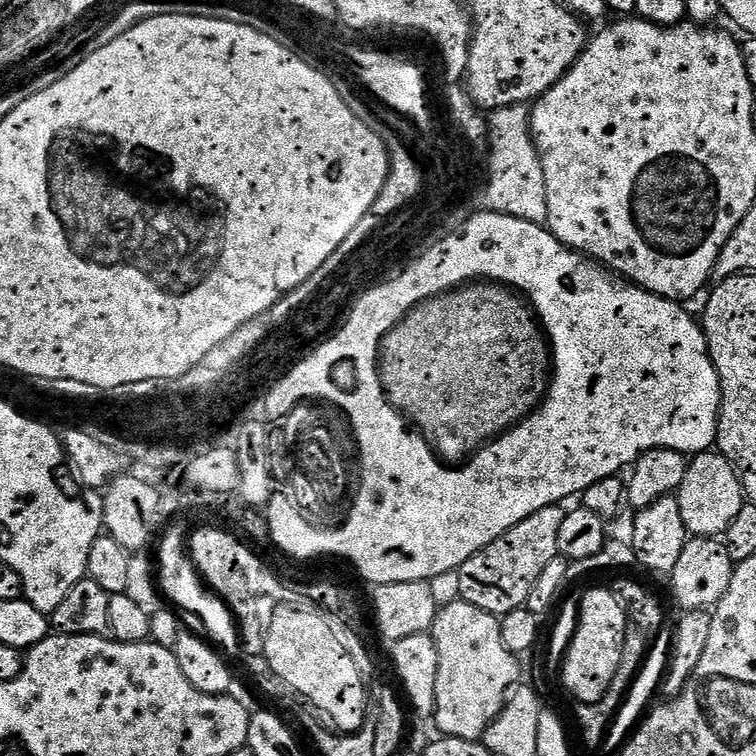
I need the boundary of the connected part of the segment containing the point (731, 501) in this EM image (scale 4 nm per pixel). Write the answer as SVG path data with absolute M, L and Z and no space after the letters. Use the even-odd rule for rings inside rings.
M709 450L691 457L686 478L678 490L678 503L682 510L682 522L686 522L692 536L723 537L730 522L738 518L738 510L742 510L745 502L740 477L725 456L719 451Z

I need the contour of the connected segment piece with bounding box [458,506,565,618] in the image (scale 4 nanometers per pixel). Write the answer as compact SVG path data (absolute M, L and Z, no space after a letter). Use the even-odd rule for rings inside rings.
M560 506L543 508L530 518L518 522L506 534L494 538L490 546L478 550L458 569L458 582L462 585L460 599L478 606L497 618L510 614L510 610L525 607L532 600L542 570L558 556L558 526L562 526L565 509Z

